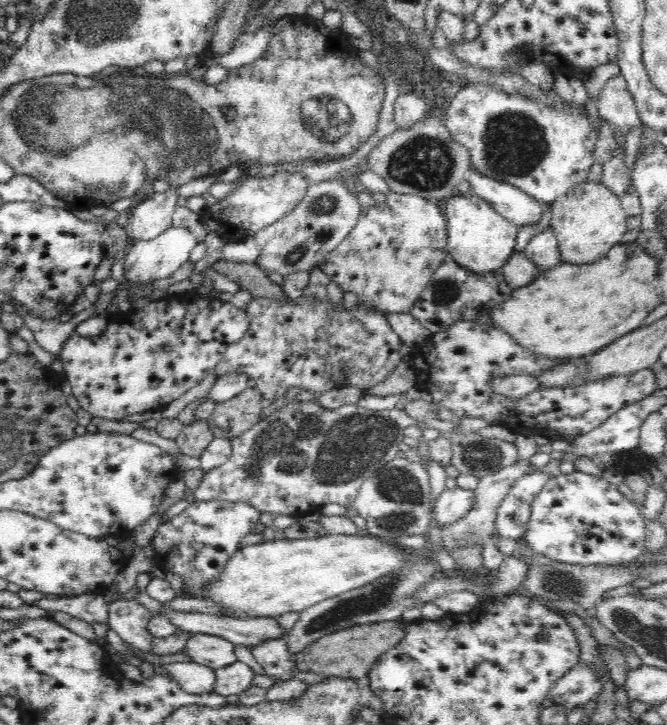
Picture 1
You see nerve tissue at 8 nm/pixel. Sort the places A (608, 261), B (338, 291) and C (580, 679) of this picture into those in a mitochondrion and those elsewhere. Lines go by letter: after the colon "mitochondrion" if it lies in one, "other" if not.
A: other
B: other
C: other

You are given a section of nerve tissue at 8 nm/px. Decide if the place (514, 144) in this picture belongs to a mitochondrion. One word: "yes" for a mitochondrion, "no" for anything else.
yes

